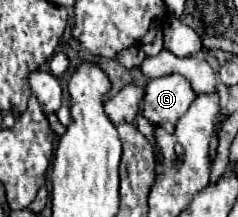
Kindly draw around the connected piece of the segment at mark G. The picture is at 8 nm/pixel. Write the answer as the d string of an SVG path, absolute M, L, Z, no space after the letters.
M182 75L150 79L146 85L142 115L152 123L152 127L174 131L176 121L188 111L196 97L196 91Z

